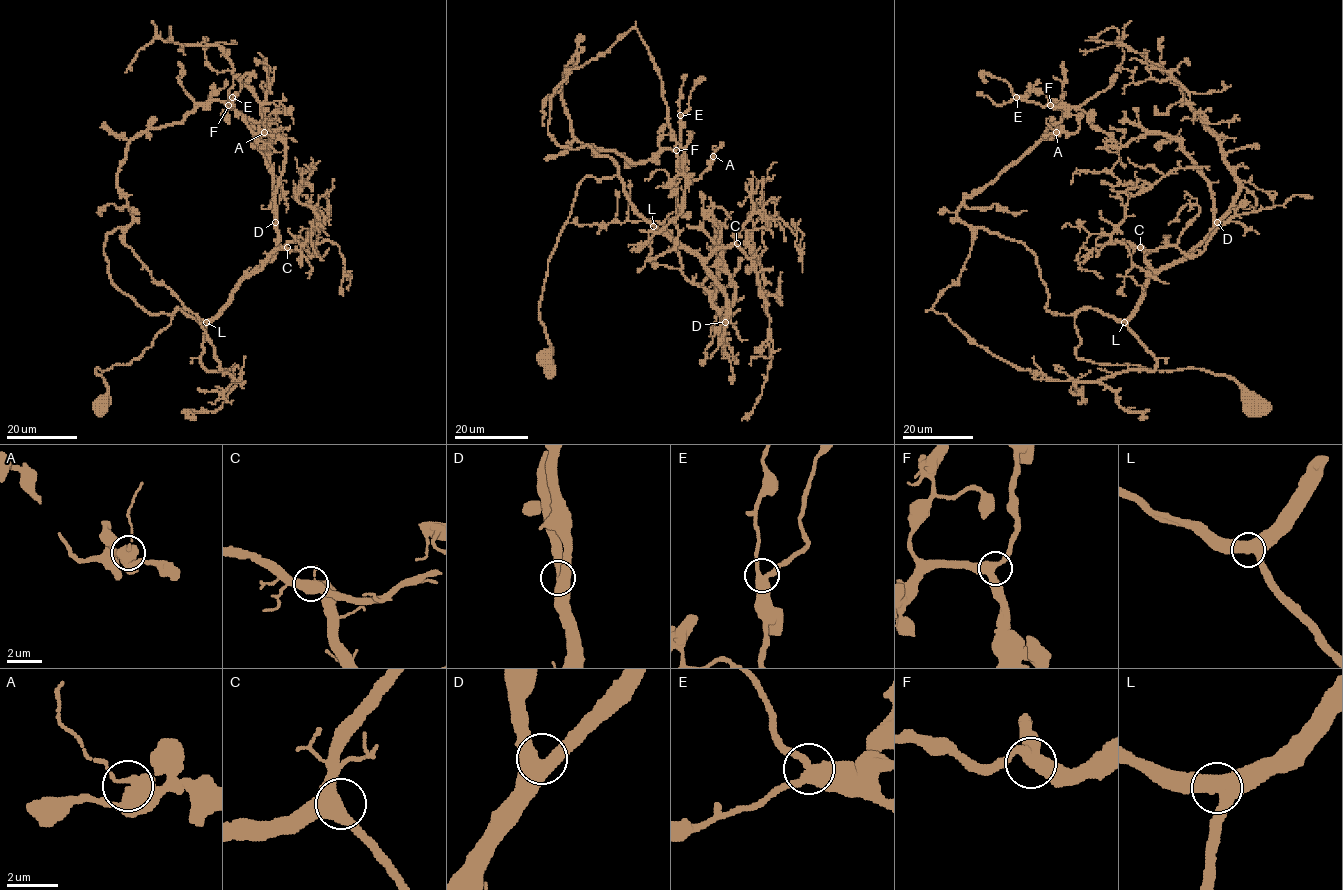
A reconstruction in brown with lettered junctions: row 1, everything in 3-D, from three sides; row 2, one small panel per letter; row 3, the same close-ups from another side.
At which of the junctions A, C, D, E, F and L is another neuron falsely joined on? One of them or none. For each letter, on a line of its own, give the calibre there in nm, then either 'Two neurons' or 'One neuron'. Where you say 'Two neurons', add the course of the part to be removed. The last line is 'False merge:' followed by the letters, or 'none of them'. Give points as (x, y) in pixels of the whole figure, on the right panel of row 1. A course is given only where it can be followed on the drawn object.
A: Thickness 460 nm. One neuron
C: Thickness 440 nm. One neuron
D: Thickness 500 nm. One neuron
E: Thickness 420 nm. One neuron
F: Thickness 400 nm. One neuron
L: Thickness 440 nm. One neuron
False merge: none of them

